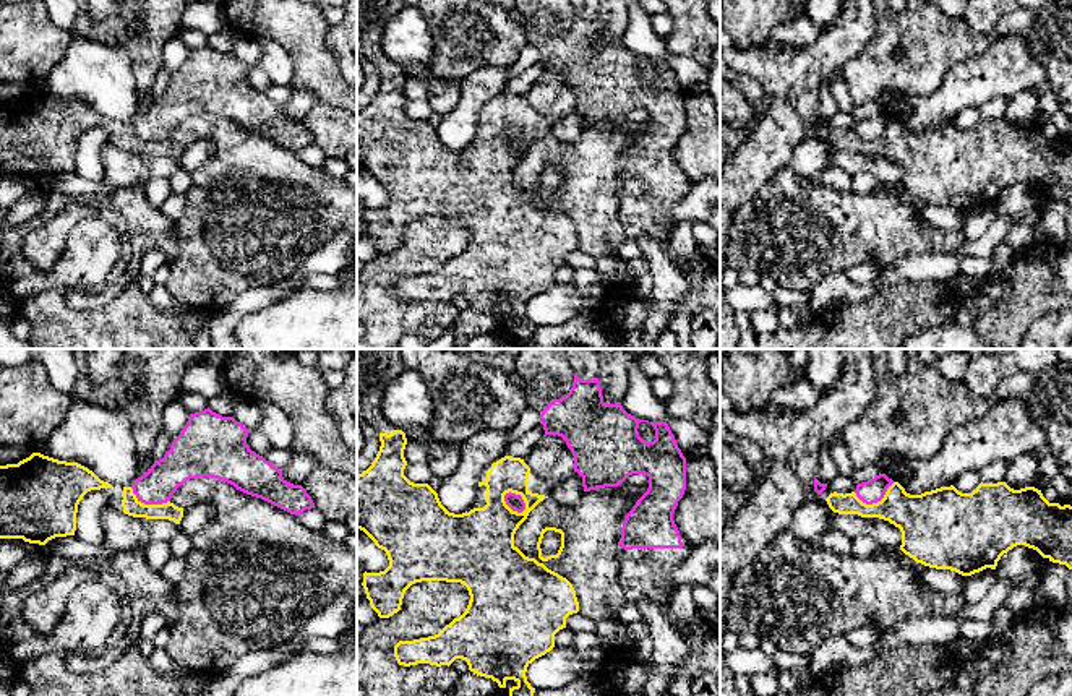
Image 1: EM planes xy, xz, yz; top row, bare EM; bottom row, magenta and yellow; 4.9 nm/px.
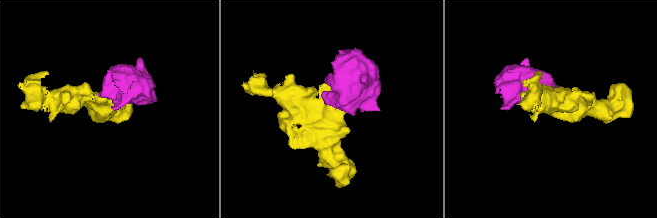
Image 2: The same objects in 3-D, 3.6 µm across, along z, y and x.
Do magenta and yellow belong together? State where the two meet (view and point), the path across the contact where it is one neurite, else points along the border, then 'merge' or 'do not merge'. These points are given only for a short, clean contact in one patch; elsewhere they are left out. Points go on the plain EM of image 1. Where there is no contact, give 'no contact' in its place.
meets magenta in xz at (513, 146); border along xz (503, 132), (503, 137), (513, 146), (523, 148), (526, 145); do not merge

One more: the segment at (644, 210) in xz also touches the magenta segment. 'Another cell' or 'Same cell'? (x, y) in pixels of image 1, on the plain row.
Same cell

